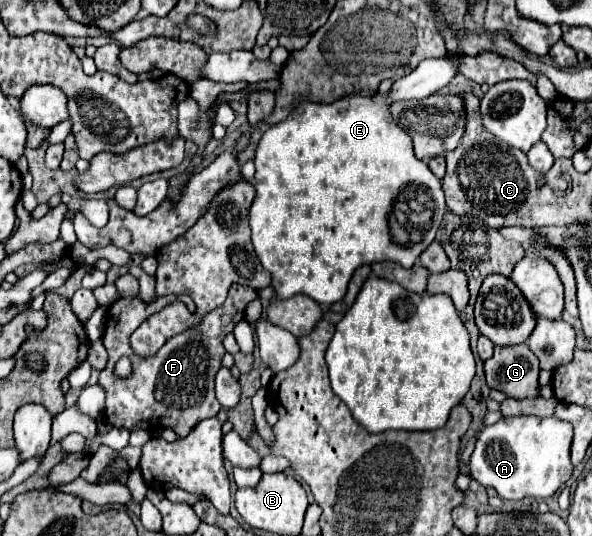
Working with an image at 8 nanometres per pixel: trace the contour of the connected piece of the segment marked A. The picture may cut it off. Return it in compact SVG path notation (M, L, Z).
M509 416L485 428L475 444L469 474L485 488L493 488L503 500L521 500L525 496L545 500L553 496L573 474L569 448L573 426L555 416Z

